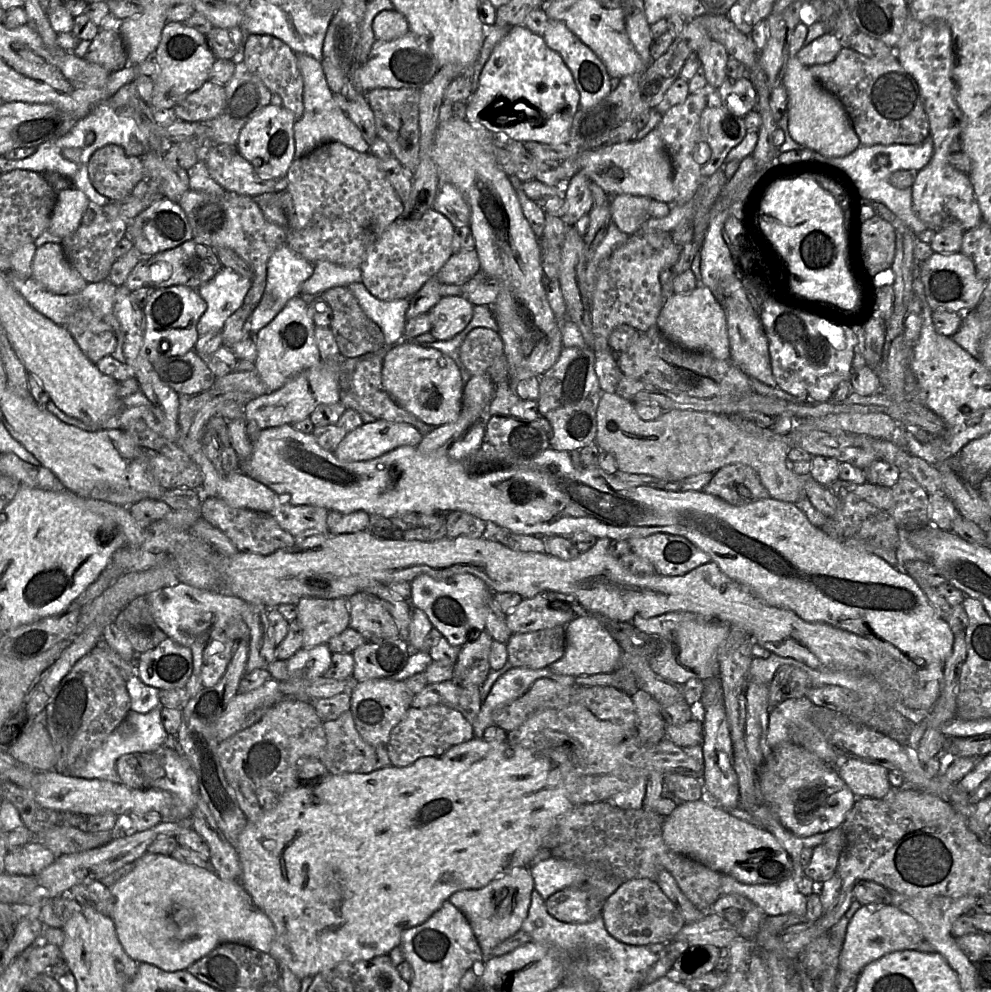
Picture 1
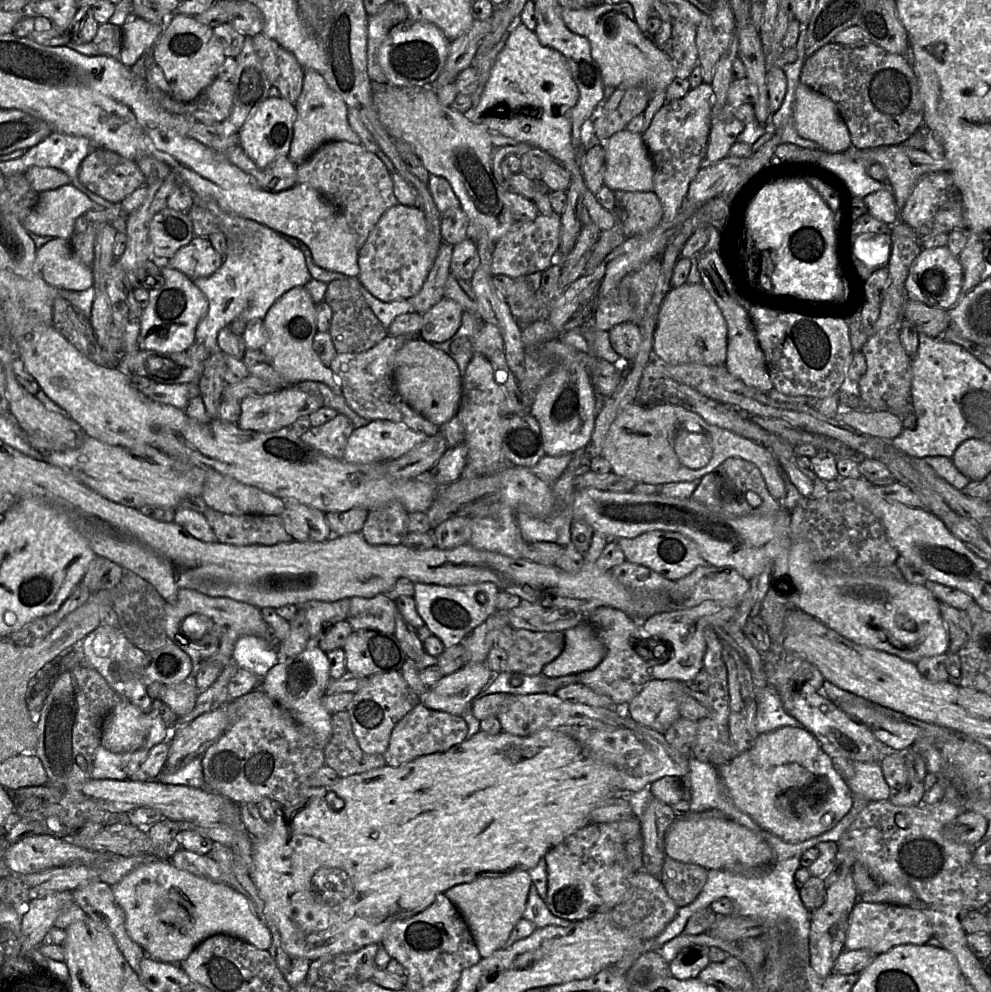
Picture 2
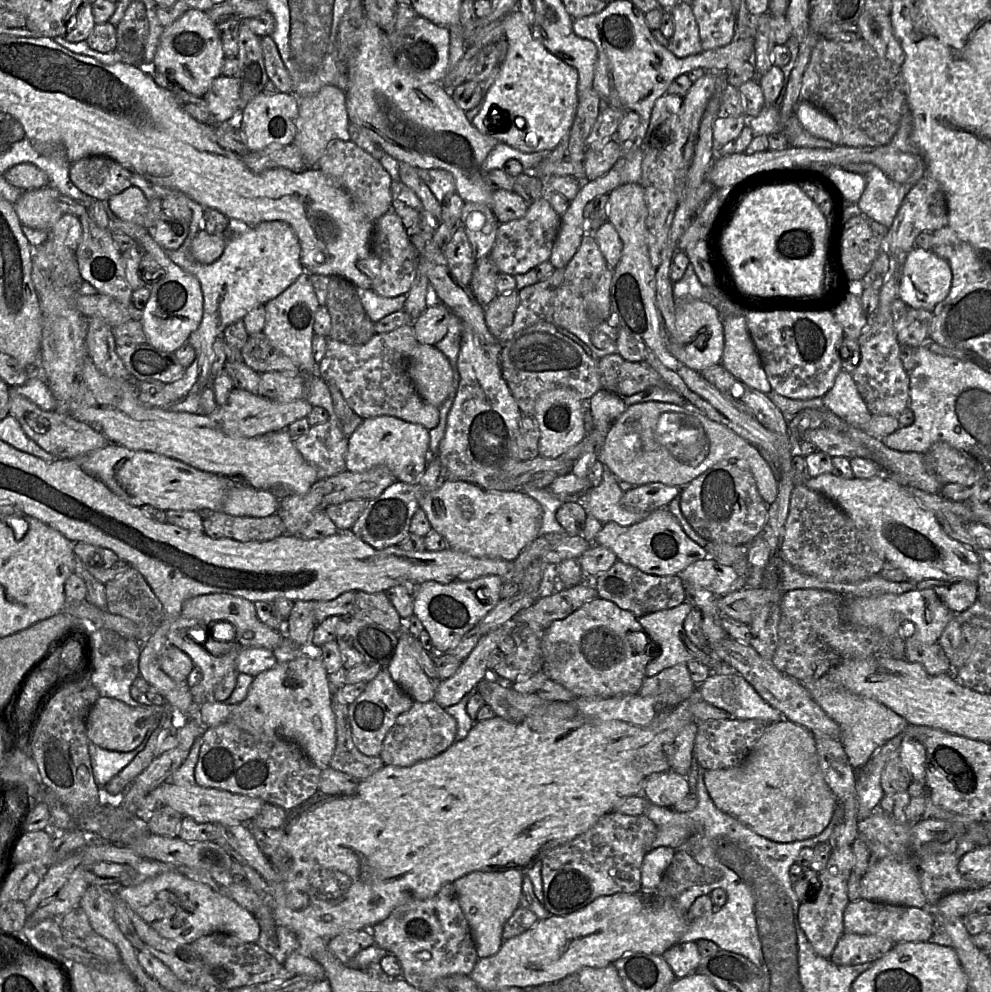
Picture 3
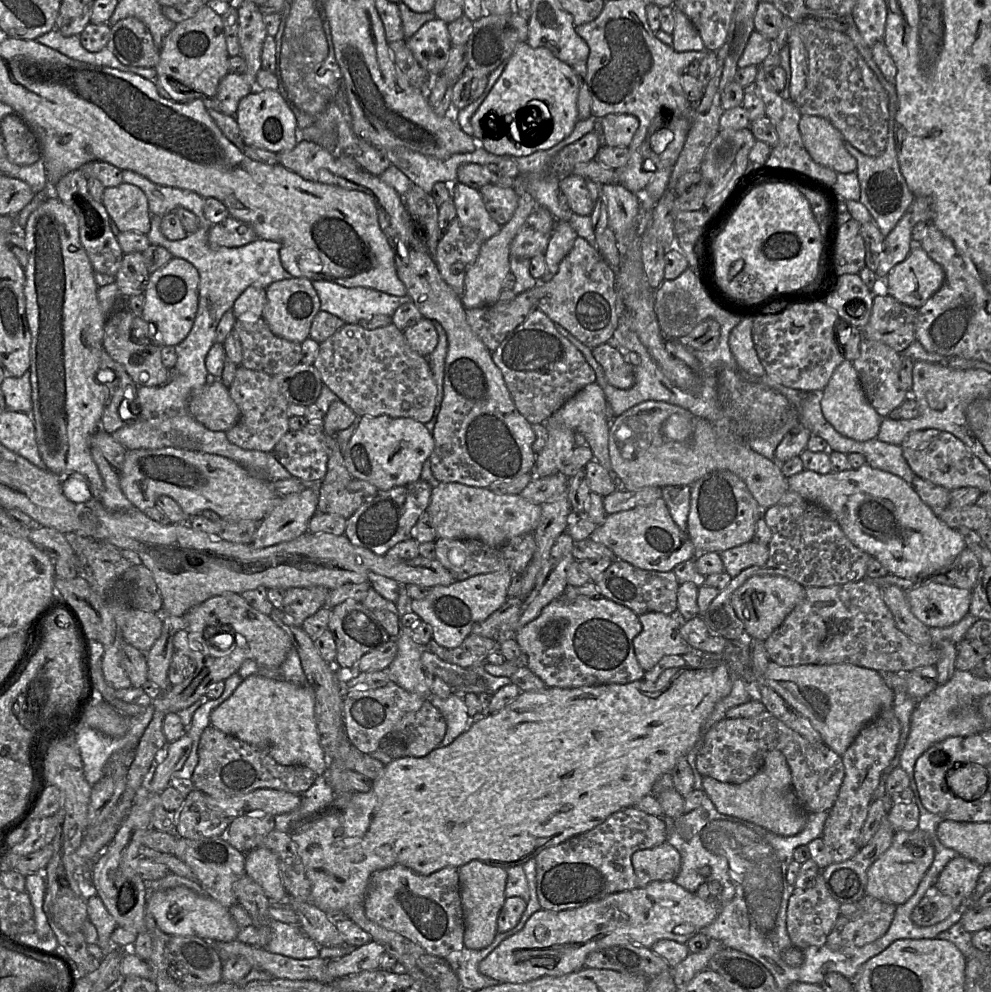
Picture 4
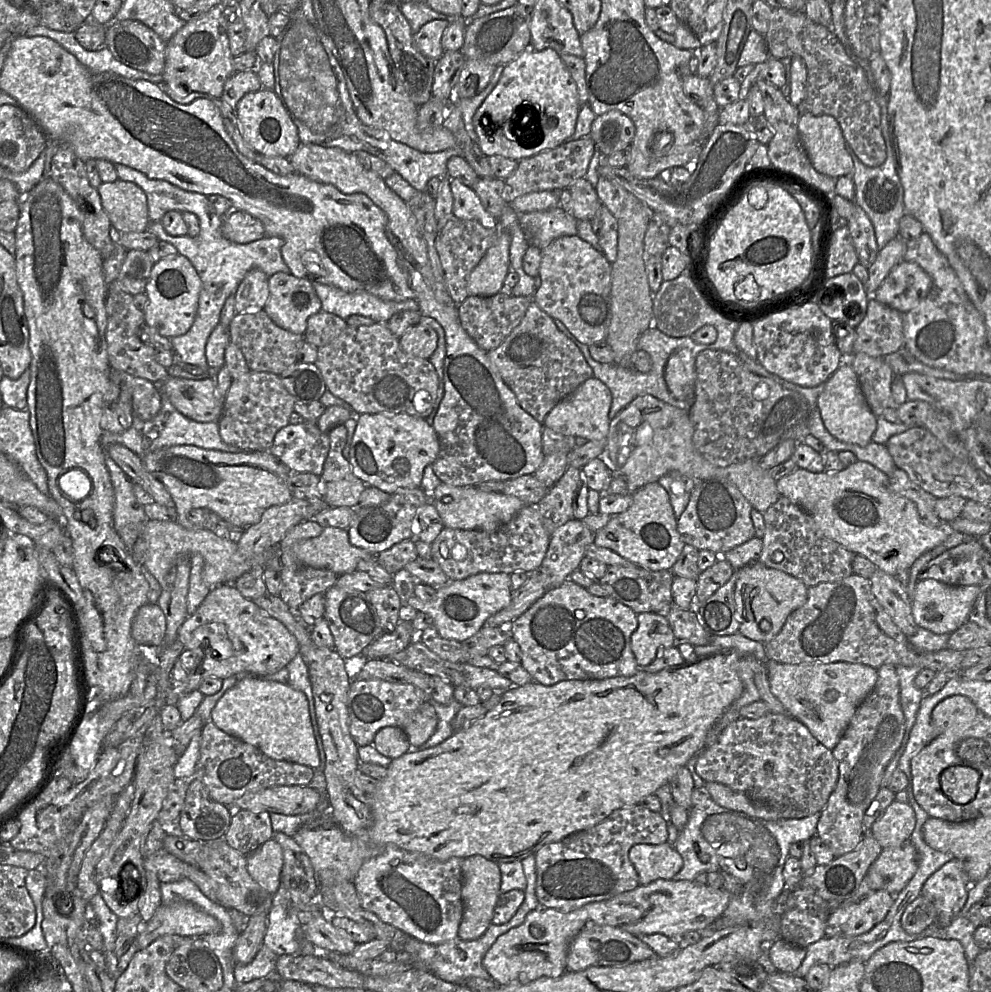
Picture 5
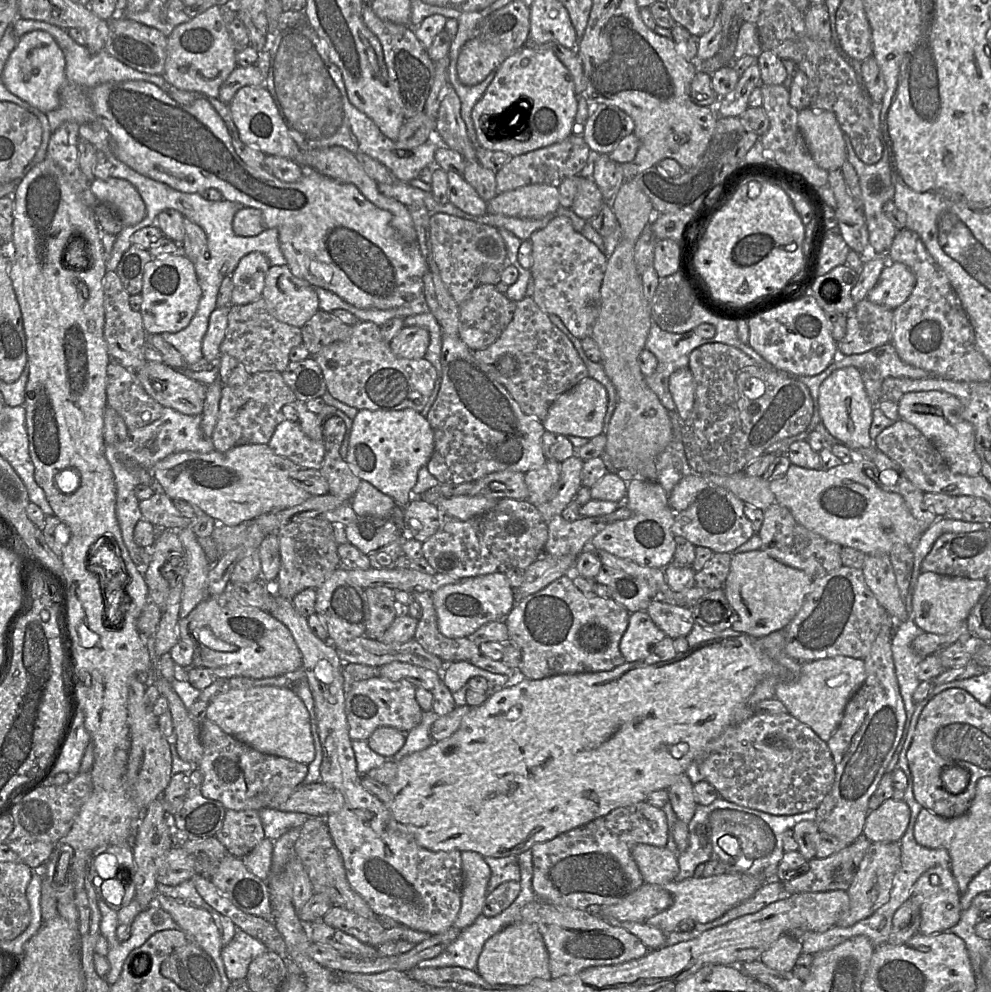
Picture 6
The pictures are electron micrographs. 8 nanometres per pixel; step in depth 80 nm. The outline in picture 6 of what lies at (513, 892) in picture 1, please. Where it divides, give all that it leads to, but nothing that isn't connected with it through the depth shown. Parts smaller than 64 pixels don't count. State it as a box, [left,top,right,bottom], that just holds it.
[453,852,491,931]

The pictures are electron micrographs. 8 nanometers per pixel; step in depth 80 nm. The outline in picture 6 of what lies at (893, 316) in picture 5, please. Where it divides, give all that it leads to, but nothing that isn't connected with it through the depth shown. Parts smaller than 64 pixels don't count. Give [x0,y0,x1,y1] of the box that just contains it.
[837,299,893,354]

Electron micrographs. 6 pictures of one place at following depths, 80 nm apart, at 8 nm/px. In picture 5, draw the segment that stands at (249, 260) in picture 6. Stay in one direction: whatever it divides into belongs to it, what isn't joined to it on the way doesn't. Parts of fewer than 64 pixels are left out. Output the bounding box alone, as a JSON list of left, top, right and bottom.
[234,269,268,314]

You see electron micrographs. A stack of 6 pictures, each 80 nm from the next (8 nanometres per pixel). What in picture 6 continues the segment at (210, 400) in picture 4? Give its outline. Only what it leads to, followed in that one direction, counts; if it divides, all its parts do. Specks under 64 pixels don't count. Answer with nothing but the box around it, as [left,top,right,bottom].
[134,361,207,416]

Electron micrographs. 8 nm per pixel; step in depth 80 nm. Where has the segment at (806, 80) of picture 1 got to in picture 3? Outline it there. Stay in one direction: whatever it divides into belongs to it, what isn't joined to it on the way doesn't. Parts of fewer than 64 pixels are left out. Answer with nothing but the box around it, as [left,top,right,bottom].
[796,101,844,145]

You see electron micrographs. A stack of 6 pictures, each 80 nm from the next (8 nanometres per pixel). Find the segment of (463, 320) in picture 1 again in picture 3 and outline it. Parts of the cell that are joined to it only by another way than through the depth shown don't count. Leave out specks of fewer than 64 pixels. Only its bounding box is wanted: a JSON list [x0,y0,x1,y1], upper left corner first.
[412,303,452,346]

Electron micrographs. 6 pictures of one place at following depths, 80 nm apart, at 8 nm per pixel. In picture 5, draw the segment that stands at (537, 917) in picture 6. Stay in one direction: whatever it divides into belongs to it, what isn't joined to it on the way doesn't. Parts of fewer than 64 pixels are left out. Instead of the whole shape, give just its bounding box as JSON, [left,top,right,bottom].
[567,921,656,972]

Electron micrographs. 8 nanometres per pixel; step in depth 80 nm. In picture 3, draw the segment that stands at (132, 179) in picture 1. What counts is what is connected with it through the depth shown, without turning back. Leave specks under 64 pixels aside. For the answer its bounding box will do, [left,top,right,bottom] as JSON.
[70,155,132,202]

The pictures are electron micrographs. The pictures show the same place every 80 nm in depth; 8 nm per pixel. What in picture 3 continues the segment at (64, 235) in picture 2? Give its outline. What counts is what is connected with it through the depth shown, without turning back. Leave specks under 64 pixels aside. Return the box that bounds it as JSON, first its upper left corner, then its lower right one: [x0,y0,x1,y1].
[15,186,64,233]

